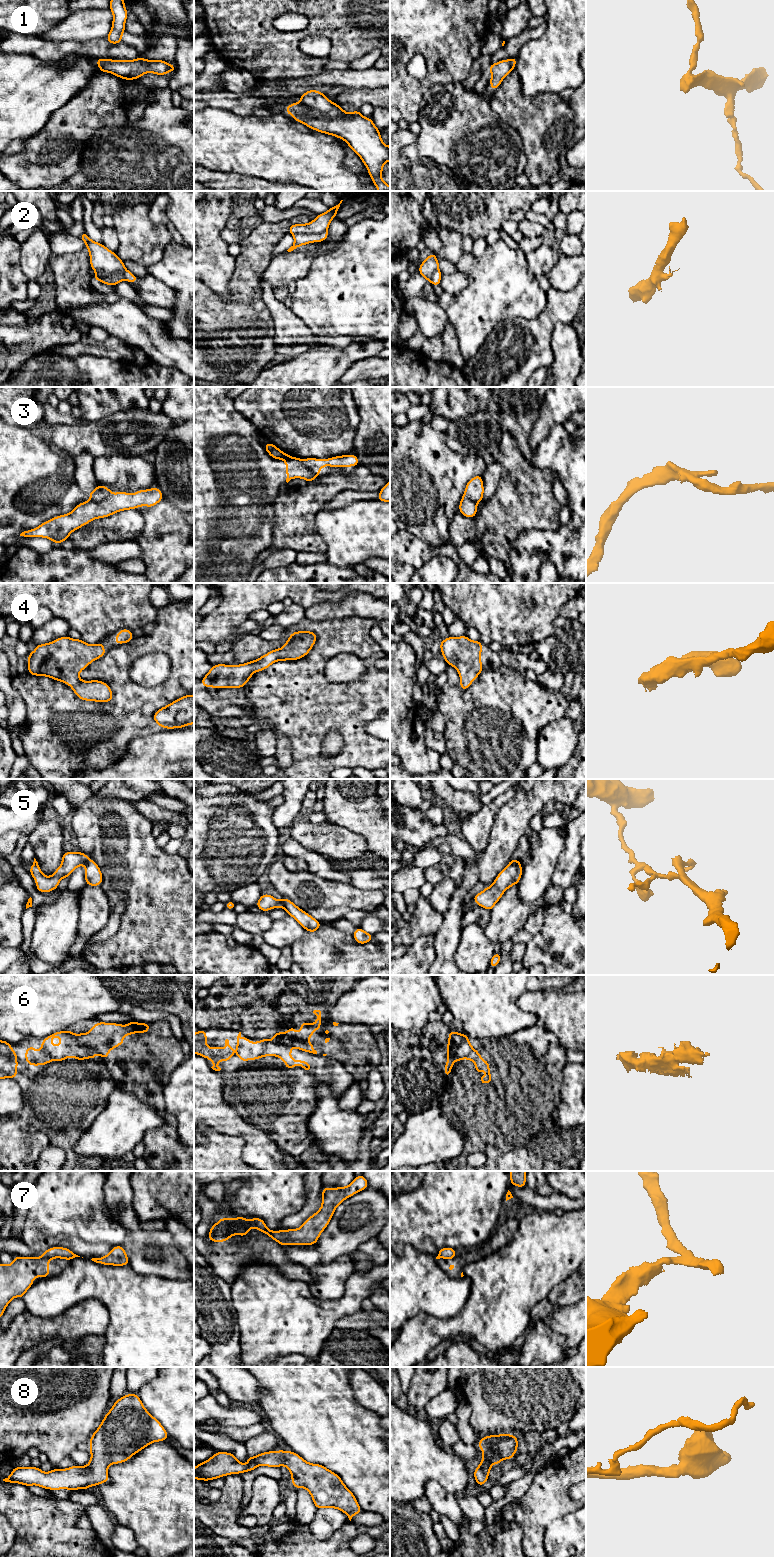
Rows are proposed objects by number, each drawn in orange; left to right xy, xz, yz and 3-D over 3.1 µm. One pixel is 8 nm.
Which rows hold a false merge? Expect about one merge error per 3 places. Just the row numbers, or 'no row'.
2, 3, 5, 6, 7

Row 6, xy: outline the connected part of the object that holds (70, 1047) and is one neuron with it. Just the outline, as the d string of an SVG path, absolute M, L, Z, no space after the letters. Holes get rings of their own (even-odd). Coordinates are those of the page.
M57 1031L45 1037L41 1042L41 1051L38 1052L32 1045L25 1050L25 1061L30 1066L47 1065L50 1061L65 1061L67 1057L74 1057L79 1061L85 1058L95 1059L95 1050L81 1045L75 1035L64 1031ZM54 1037L61 1038L60 1045L51 1045Z

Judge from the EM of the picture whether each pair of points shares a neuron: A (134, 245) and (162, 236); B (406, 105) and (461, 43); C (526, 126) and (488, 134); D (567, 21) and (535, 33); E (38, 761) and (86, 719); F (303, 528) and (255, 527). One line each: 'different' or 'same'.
A: same
B: same
C: different
D: different
E: same
F: different

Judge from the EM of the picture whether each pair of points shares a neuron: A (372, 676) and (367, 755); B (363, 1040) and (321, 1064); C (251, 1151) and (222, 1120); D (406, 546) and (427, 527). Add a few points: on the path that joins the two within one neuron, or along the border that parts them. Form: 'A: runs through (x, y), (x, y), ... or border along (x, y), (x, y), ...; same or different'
A: runs through (374, 696), (374, 700), (359, 716), (359, 735); same
B: border along (323, 1056), (330, 1057), (335, 1061); different
C: runs through (251, 1141), (239, 1127), (232, 1124); same
D: border along (400, 530), (406, 530), (412, 535); different

